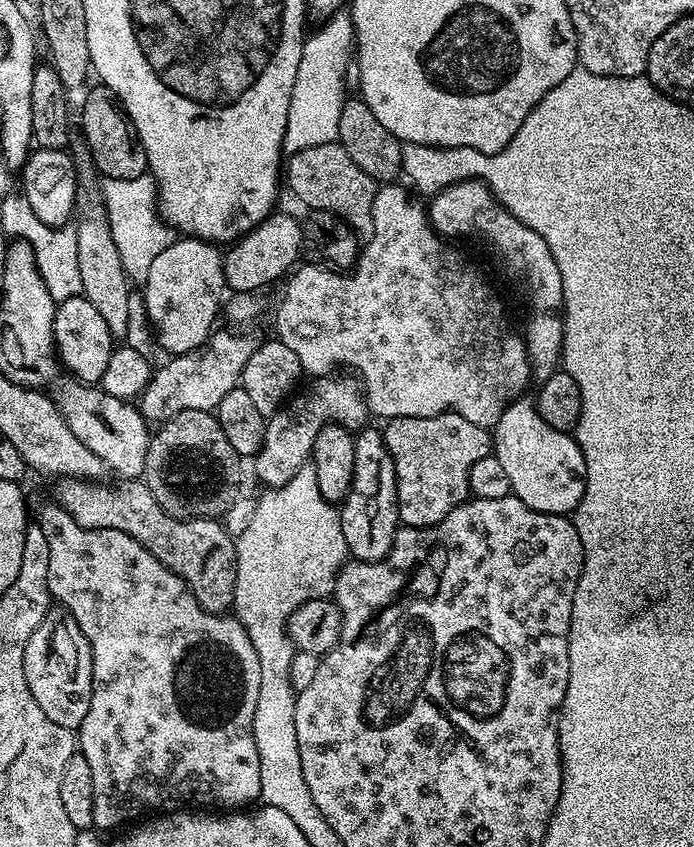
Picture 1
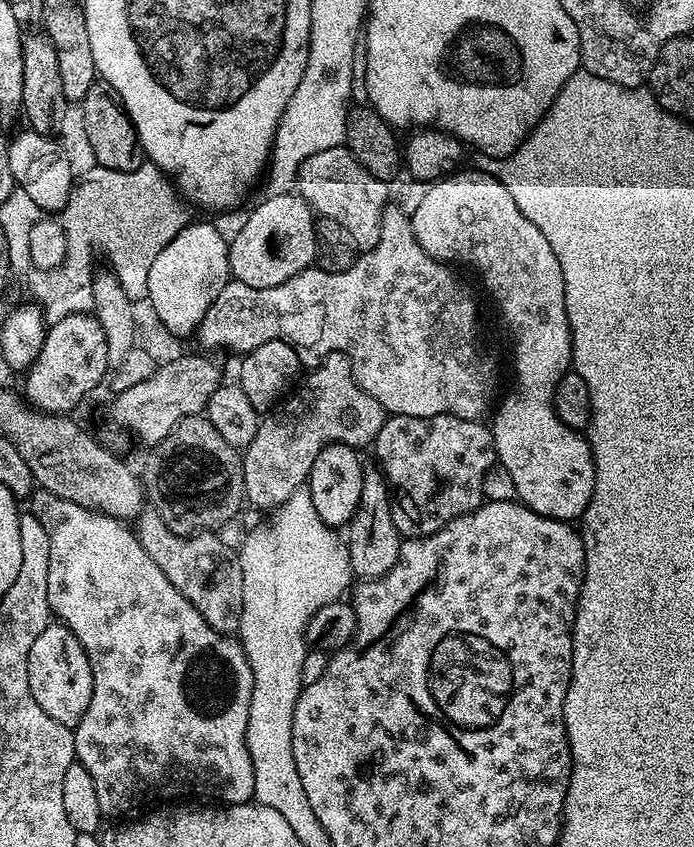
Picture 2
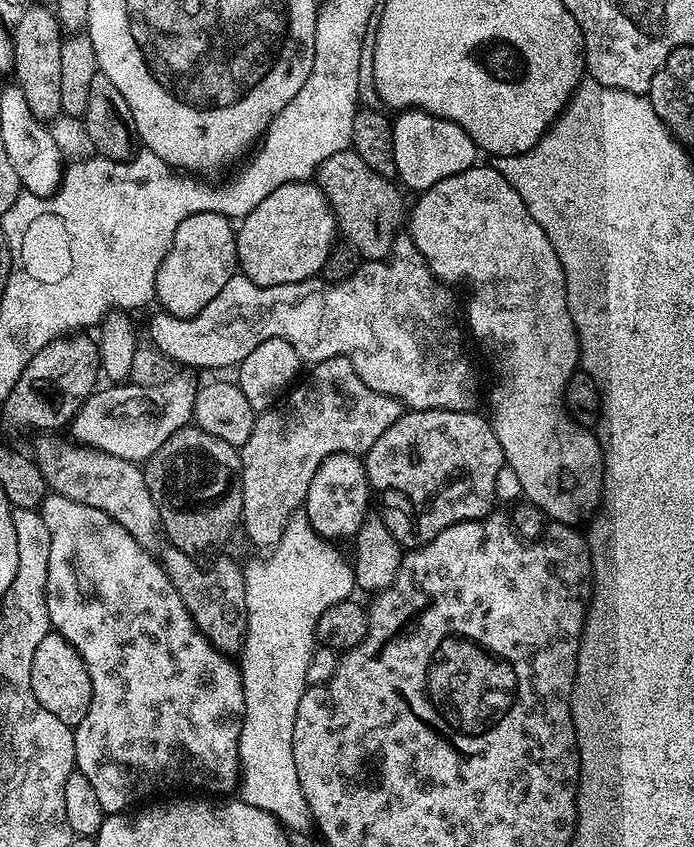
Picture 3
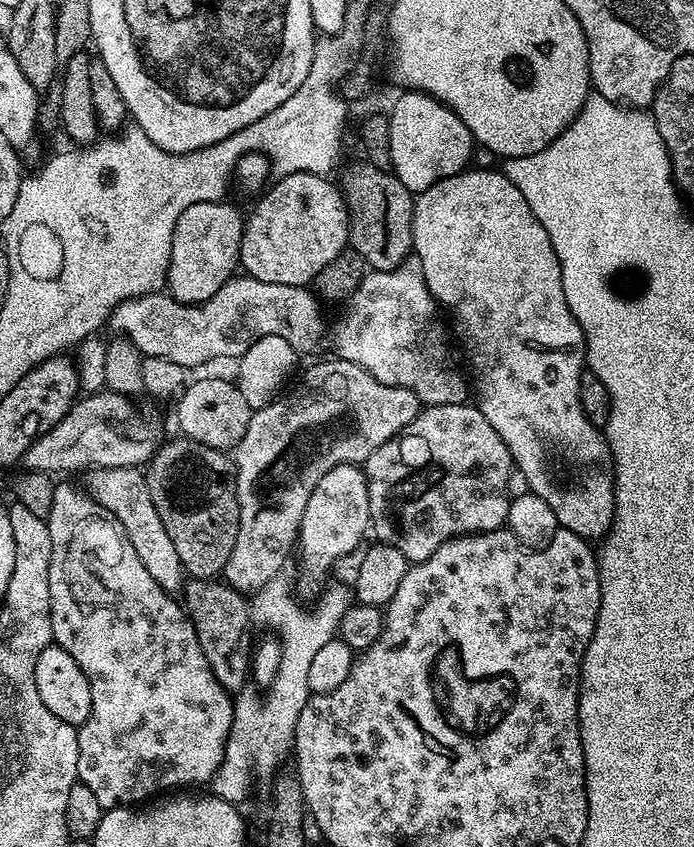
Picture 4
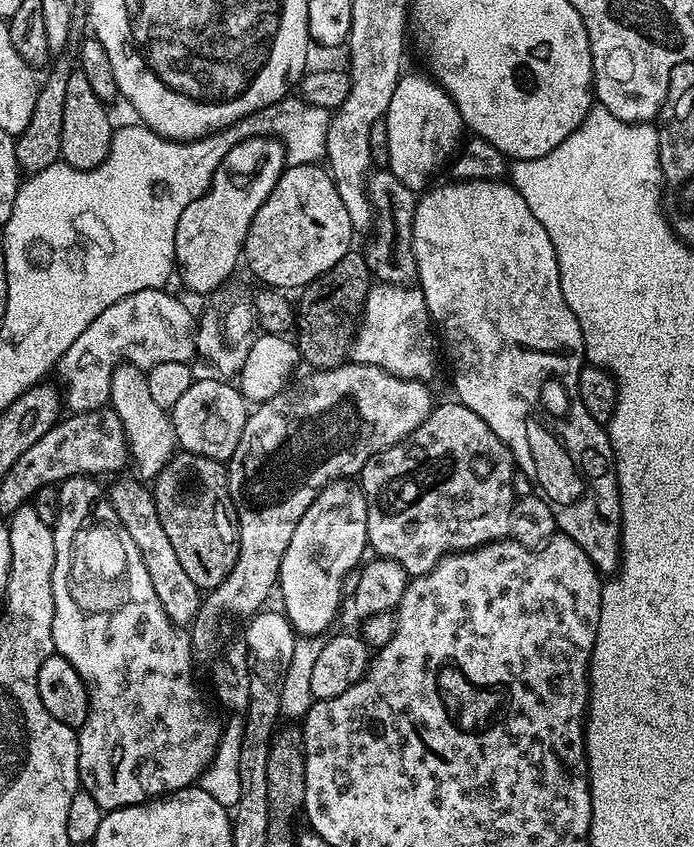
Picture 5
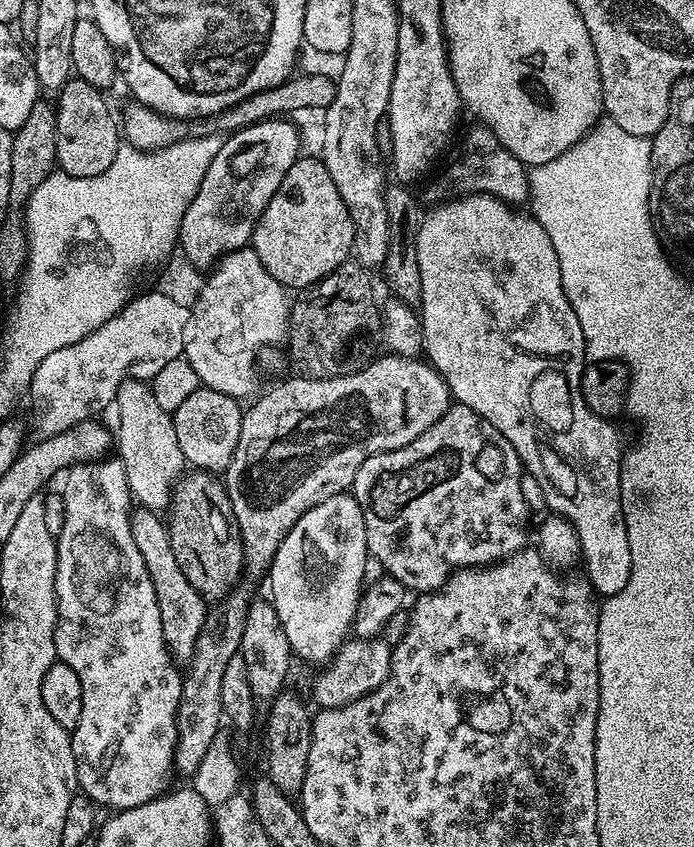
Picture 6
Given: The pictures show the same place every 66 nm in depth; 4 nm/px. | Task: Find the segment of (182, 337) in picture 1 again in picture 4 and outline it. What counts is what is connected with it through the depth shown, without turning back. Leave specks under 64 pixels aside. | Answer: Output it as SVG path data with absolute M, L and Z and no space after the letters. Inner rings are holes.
M227 199L198 202L186 206L178 217L172 235L166 292L179 304L204 303L237 275L246 216L228 203Z

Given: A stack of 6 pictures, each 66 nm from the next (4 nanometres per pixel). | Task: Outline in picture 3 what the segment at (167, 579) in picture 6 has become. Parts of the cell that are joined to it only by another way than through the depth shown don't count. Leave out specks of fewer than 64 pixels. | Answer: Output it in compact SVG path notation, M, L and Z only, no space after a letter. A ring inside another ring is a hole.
M40 434L36 437L38 438L34 459L51 491L62 494L74 502L82 502L82 506L94 506L94 510L102 510L102 514L110 514L110 518L114 518L114 522L118 522L118 526L122 526L122 530L126 530L130 538L137 540L144 548L153 547L156 535L161 535L162 525L158 510L154 506L154 498L150 498L150 486L146 486L144 469L137 461L114 458L112 454L106 454L97 448L88 448L68 438L63 440L60 434Z

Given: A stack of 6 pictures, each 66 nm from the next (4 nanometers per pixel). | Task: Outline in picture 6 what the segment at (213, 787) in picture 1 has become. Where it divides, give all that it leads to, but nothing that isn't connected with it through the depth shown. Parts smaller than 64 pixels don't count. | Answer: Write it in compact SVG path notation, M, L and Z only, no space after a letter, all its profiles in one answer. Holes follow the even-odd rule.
M105 458L89 464L76 464L67 469L63 480L62 491L66 506L66 518L62 522L60 535L56 537L56 633L54 642L56 643L57 661L70 666L70 670L74 670L74 674L78 674L78 682L82 682L82 718L78 718L78 726L71 729L70 732L74 762L76 763L76 782L79 791L101 809L123 810L142 806L161 795L169 787L168 779L174 776L176 711L180 709L180 699L184 693L182 672L181 669L180 672L176 669L179 668L177 661L173 660L172 653L168 651L166 642L162 638L162 614L158 614L158 598L154 598L154 582L150 582L146 562L142 562L142 554L138 550L138 546L134 546L134 534L132 533L134 501L126 482L126 466L122 466L119 458Z

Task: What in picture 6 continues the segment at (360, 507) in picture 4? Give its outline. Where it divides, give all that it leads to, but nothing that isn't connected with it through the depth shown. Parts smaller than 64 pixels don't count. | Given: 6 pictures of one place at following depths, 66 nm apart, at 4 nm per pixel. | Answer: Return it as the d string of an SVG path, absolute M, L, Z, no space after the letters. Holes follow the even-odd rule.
M339 492L326 502L318 502L282 538L282 546L272 559L272 567L266 573L266 581L272 587L270 601L277 611L278 619L286 632L289 649L297 661L305 660L308 664L323 666L331 660L336 651L349 639L360 593L365 587L364 571L370 565L368 543L366 542L366 522L358 502L348 492Z

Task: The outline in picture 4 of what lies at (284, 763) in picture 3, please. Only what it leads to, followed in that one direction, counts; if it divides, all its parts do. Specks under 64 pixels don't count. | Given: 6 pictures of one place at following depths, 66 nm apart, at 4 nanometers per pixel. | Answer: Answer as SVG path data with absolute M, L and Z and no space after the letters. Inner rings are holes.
M283 578L266 582L266 586L259 588L251 597L251 619L268 628L276 628L274 632L281 644L281 661L274 680L263 693L264 700L259 700L251 690L245 690L235 697L232 705L234 722L230 726L222 766L218 766L210 781L211 795L219 800L243 805L244 795L252 784L252 768L260 776L271 777L281 767L280 756L287 752L289 755L296 738L298 714L302 714L302 706L306 706L310 695L310 662L320 647L337 639L340 620L354 603L354 592L349 585L347 588L344 584L331 584L323 589L316 601L321 600L313 612L307 612L299 604L301 601L293 585L291 588Z

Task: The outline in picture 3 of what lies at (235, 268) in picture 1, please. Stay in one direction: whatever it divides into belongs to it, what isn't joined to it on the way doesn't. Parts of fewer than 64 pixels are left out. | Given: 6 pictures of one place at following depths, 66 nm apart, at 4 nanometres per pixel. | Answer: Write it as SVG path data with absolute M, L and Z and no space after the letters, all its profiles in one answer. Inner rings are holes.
M299 180L298 182L290 182L286 186L278 186L278 190L274 190L274 194L269 194L266 198L262 198L262 202L258 202L258 206L254 206L254 210L250 210L250 214L245 216L243 220L239 221L236 228L236 262L239 271L246 278L250 278L250 282L254 282L258 286L282 286L290 282L302 282L303 280L311 280L319 277L325 271L328 263L328 255L332 253L332 249L338 240L338 225L336 222L336 215L333 214L328 200L322 194L322 190L315 182L307 180Z

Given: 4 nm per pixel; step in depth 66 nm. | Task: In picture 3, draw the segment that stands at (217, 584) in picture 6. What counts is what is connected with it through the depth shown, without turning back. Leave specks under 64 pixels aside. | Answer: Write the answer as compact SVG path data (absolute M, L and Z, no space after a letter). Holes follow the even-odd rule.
M185 426L179 428L174 434L170 434L170 438L166 438L166 442L162 442L162 446L158 446L158 450L154 450L154 454L143 465L144 477L146 478L146 486L150 486L150 498L154 498L154 506L160 515L163 535L168 535L167 543L171 547L182 550L189 554L201 554L207 548L216 548L228 535L231 534L231 524L241 519L242 516L242 482L240 481L240 453L237 445L230 442L222 442L222 438L214 438L214 434L206 434L206 430L195 426Z

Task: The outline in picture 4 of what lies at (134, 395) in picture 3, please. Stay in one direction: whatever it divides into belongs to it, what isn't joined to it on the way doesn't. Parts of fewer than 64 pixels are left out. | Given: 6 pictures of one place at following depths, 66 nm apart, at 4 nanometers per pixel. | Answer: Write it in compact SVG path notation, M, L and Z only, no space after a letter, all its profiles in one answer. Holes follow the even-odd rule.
M101 390L77 399L57 425L33 439L22 464L33 472L80 472L94 468L140 468L157 450L160 432L152 424L132 424L133 401L117 392Z

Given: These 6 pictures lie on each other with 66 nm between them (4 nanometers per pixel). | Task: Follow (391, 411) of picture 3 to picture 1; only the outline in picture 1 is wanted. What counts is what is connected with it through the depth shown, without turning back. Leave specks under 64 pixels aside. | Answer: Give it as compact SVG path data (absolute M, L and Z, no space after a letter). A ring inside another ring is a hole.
M340 374L315 377L305 392L297 391L273 416L267 417L262 446L254 457L257 478L268 484L264 486L280 488L290 482L297 470L309 463L314 438L318 438L318 430L327 424L341 424L346 429L359 430L369 423L368 401L364 399L361 385L351 375L336 375Z

